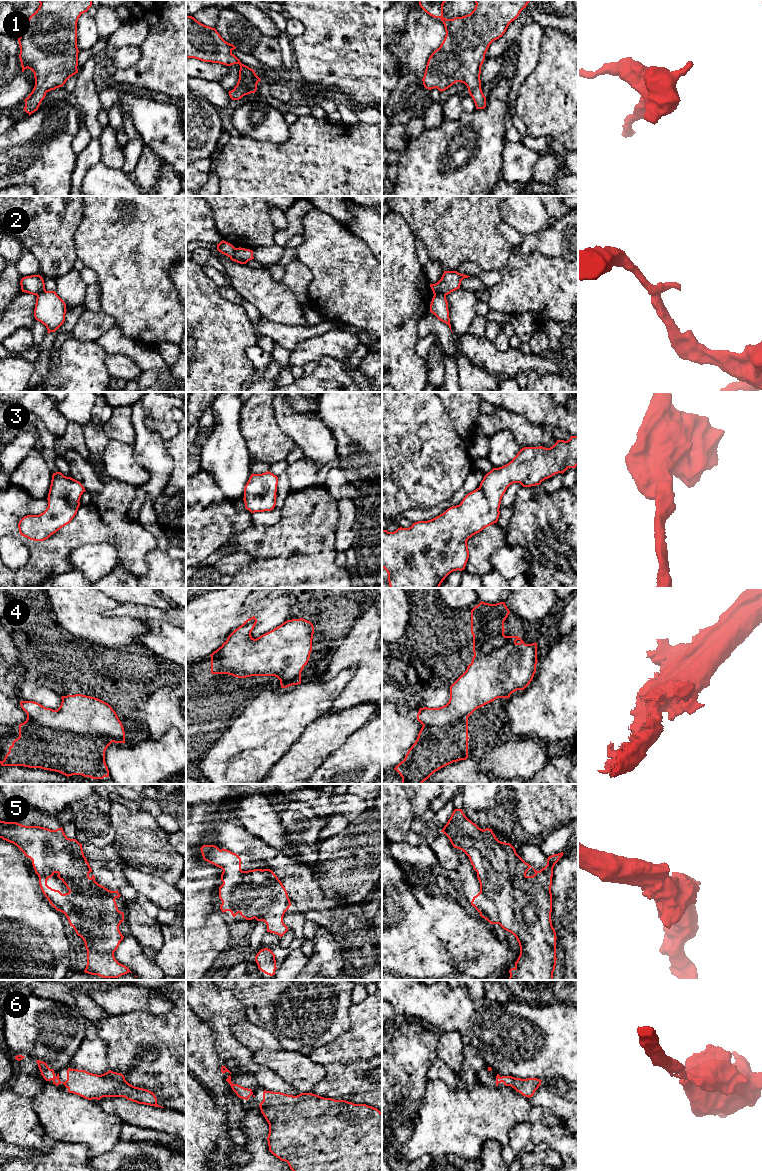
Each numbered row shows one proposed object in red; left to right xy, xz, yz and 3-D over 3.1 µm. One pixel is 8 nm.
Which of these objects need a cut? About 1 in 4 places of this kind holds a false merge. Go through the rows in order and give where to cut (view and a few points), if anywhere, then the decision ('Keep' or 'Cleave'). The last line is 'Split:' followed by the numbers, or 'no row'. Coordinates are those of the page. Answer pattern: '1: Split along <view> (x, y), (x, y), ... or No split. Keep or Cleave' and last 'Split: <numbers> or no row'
1: No split. Keep
2: Split along xz (235, 248), (235, 257), (243, 263). Cleave
3: No split. Keep
4: No split. Keep
5: No split. Keep
6: No split. Keep
Split: 2

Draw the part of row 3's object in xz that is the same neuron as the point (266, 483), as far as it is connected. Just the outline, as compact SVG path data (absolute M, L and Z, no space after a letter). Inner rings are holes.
M267 471L251 474L244 488L245 508L251 513L271 511L276 505L278 477Z

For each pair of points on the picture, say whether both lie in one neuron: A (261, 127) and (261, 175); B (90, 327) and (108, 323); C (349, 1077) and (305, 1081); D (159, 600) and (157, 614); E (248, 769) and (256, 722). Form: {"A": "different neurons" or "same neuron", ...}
{"A": "different neurons", "B": "same neuron", "C": "different neurons", "D": "different neurons", "E": "same neuron"}

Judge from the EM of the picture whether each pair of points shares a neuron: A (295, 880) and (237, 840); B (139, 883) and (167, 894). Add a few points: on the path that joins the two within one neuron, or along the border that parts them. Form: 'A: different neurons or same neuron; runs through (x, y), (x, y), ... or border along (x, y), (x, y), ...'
A: same neuron; runs through (281, 866), (267, 853), (251, 845)
B: same neuron; runs through (146, 884), (160, 893)

